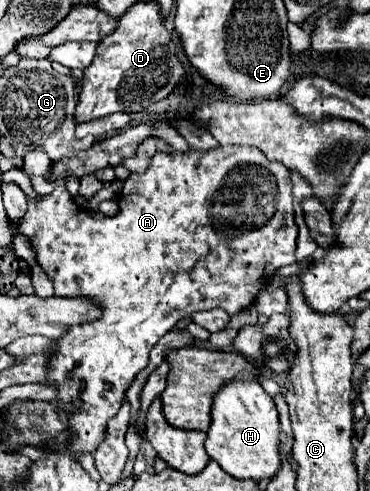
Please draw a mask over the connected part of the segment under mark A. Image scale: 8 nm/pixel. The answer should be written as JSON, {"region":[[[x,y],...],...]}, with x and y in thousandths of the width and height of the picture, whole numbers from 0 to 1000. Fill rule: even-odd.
{"region":[[[627,295],[589,297],[586,303],[570,303],[570,308],[522,308],[516,303],[505,312],[484,312],[484,308],[468,308],[462,316],[430,312],[430,316],[419,316],[419,324],[408,328],[408,340],[392,352],[381,352],[381,356],[354,352],[354,360],[332,377],[327,401],[332,405],[322,405],[327,409],[322,438],[311,438],[300,446],[251,450],[235,430],[224,430],[219,422],[208,422],[192,409],[192,397],[176,385],[176,365],[165,365],[159,373],[149,373],[149,389],[138,397],[111,401],[111,409],[78,409],[73,438],[62,442],[62,454],[51,454],[57,479],[68,479],[89,499],[100,536],[116,544],[127,564],[143,572],[149,601],[159,601],[159,605],[235,605],[273,629],[273,646],[262,654],[230,658],[230,662],[203,662],[203,666],[192,666],[192,674],[176,674],[143,699],[149,711],[143,711],[143,723],[132,727],[132,739],[127,739],[122,780],[143,784],[154,792],[154,817],[170,821],[170,833],[176,833],[186,857],[203,857],[203,862],[181,862],[181,878],[203,890],[192,890],[192,894],[149,890],[149,894],[132,898],[132,910],[143,919],[192,923],[208,939],[219,935],[224,923],[251,923],[268,910],[268,902],[284,894],[289,857],[316,845],[316,837],[327,833],[327,825],[338,817],[338,796],[354,788],[370,760],[397,747],[403,715],[446,678],[457,678],[478,662],[484,650],[495,650],[495,646],[505,646],[527,633],[565,633],[565,629],[581,629],[581,625],[597,625],[619,642],[635,642],[635,637],[646,637],[646,633],[657,633],[657,629],[668,629],[689,617],[700,589],[716,576],[732,572],[732,564],[749,556],[749,548],[797,536],[803,458],[797,458],[797,430],[792,430],[792,401],[786,401],[786,352],[765,340],[765,332],[722,328],[714,312],[689,299]],[[203,817],[214,817],[208,829],[197,825]]]}

